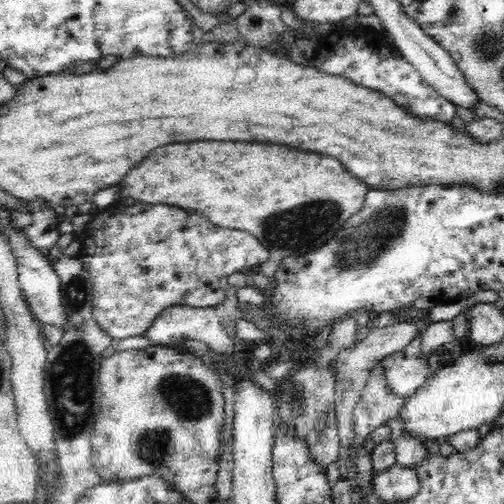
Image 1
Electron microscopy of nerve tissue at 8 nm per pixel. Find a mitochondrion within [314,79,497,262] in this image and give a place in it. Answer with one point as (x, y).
(392, 220)

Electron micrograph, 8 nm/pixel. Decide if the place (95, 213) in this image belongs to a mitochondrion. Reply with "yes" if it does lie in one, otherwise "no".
no

